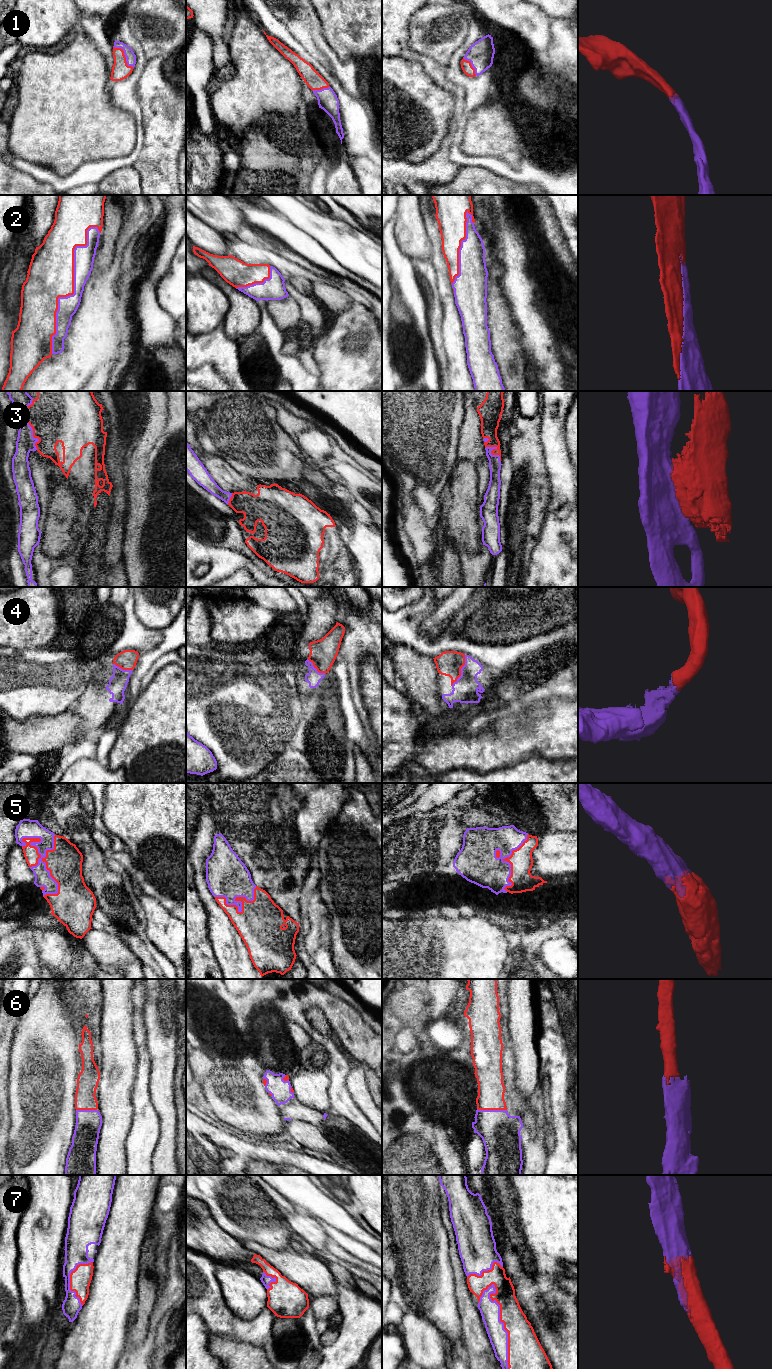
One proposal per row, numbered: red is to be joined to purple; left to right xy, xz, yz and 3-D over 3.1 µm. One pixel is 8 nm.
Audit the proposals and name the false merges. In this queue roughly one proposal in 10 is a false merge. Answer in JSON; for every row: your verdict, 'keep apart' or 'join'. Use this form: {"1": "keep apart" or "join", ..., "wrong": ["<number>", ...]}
{"1": "join", "2": "join", "3": "keep apart", "4": "join", "5": "join", "6": "join", "7": "join", "wrong": ["3"]}

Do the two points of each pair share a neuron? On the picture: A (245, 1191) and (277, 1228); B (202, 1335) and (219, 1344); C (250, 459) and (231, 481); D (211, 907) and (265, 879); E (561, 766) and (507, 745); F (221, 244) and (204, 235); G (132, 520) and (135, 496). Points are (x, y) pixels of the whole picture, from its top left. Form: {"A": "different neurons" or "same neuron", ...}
{"A": "same neuron", "B": "different neurons", "C": "different neurons", "D": "different neurons", "E": "different neurons", "F": "same neuron", "G": "same neuron"}

